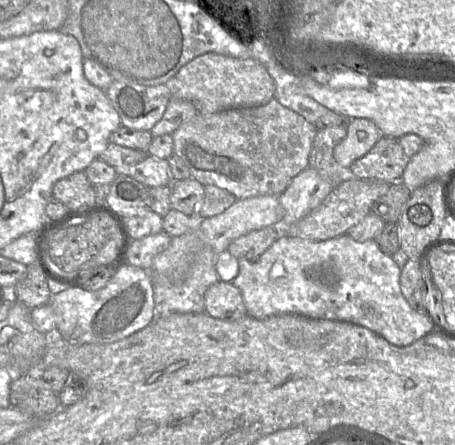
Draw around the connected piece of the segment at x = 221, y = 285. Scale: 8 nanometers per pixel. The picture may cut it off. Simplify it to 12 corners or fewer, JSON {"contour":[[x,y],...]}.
{"contour":[[221,280],[207,289],[205,312],[225,321],[248,315],[241,291]]}

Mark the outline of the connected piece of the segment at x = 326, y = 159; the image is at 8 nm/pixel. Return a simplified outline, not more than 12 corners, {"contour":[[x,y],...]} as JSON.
{"contour":[[346,125],[319,129],[309,166],[333,188],[356,178],[333,150]]}

